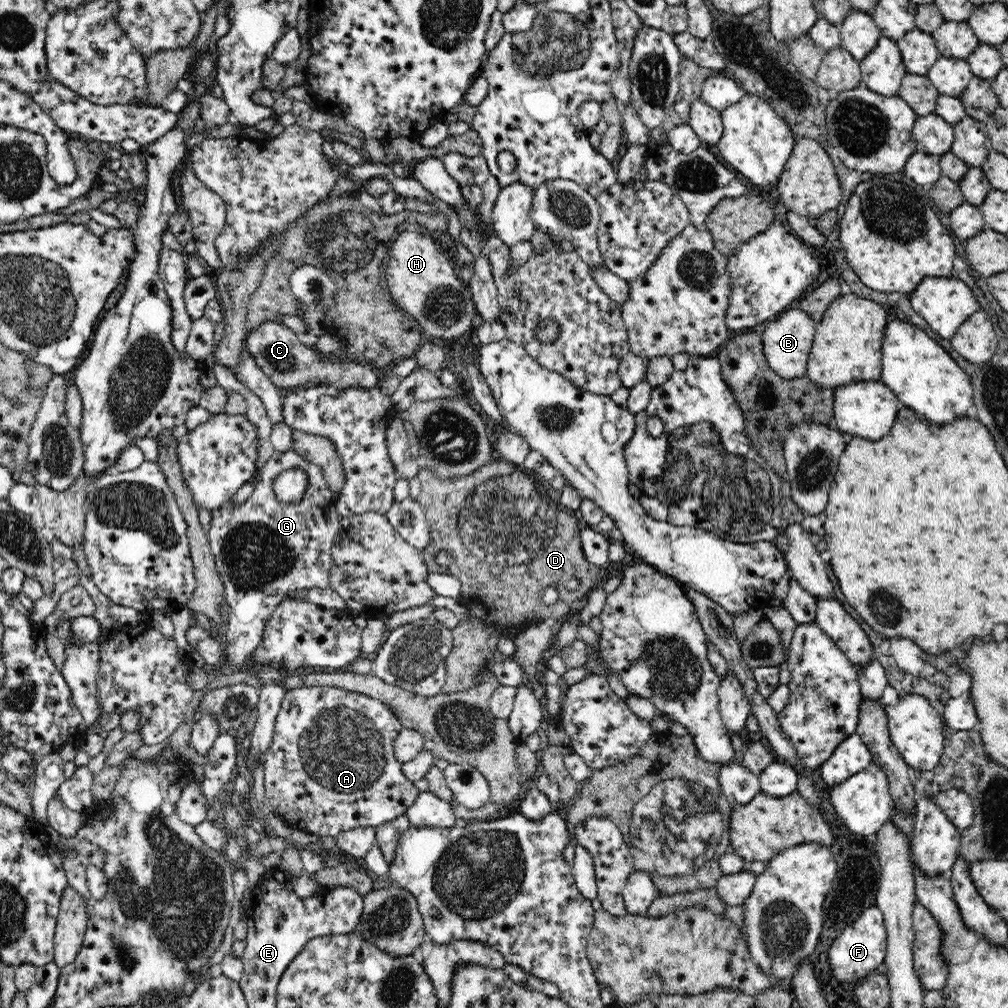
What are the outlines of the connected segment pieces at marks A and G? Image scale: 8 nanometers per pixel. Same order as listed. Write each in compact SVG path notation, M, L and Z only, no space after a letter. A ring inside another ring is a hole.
M304 685L298 688L286 690L281 710L275 722L274 736L270 748L267 750L264 758L264 796L266 802L276 808L276 812L288 823L293 830L304 830L312 834L321 834L322 836L337 837L341 832L352 830L356 827L380 826L390 819L404 815L407 808L410 808L420 792L412 781L408 781L402 775L402 763L396 759L393 753L393 742L398 732L402 730L402 723L393 714L393 711L385 706L380 700L369 698L358 691L347 691L338 687L331 686L312 686Z
M290 449L285 453L275 452L265 462L261 479L246 501L238 505L227 501L212 510L207 537L216 558L218 573L224 582L226 603L230 607L228 630L221 636L226 661L220 671L240 671L240 664L244 662L244 658L260 646L270 617L287 598L288 593L296 590L331 588L330 568L333 562L331 549L341 526L340 515L335 509L336 502L337 496L328 489L322 477L322 469ZM288 469L302 469L302 472L306 473L306 490L302 492L302 498L298 498L296 502L283 502L277 497L273 487L279 474Z

